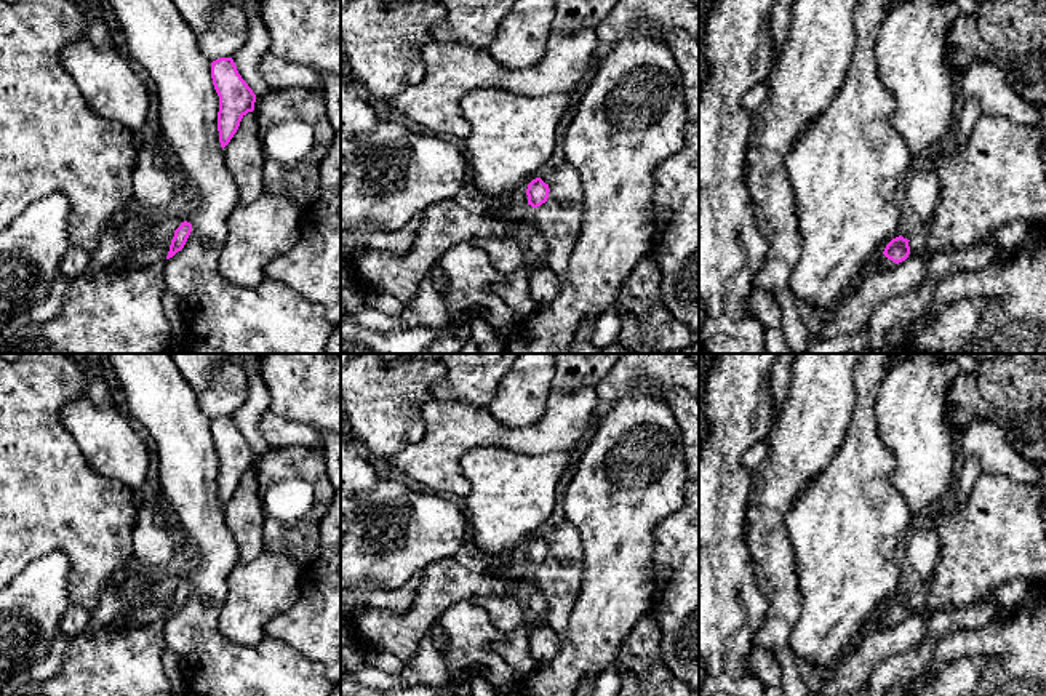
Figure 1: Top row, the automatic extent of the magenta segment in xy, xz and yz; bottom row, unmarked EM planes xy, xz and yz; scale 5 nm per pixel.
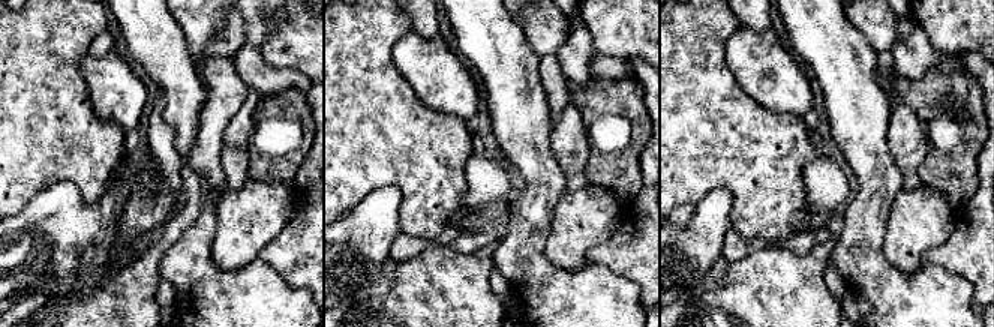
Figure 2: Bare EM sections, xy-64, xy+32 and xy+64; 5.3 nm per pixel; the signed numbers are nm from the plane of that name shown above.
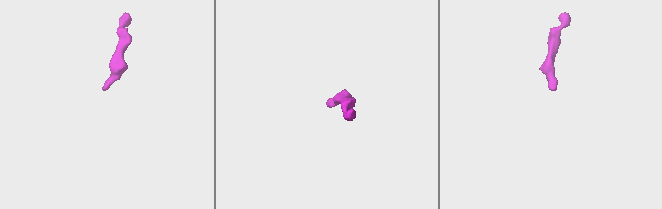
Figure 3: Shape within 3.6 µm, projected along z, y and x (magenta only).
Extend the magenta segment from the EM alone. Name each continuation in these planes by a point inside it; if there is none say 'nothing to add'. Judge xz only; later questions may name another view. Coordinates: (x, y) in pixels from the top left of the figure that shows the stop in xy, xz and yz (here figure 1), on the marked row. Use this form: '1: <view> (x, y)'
nothing to add

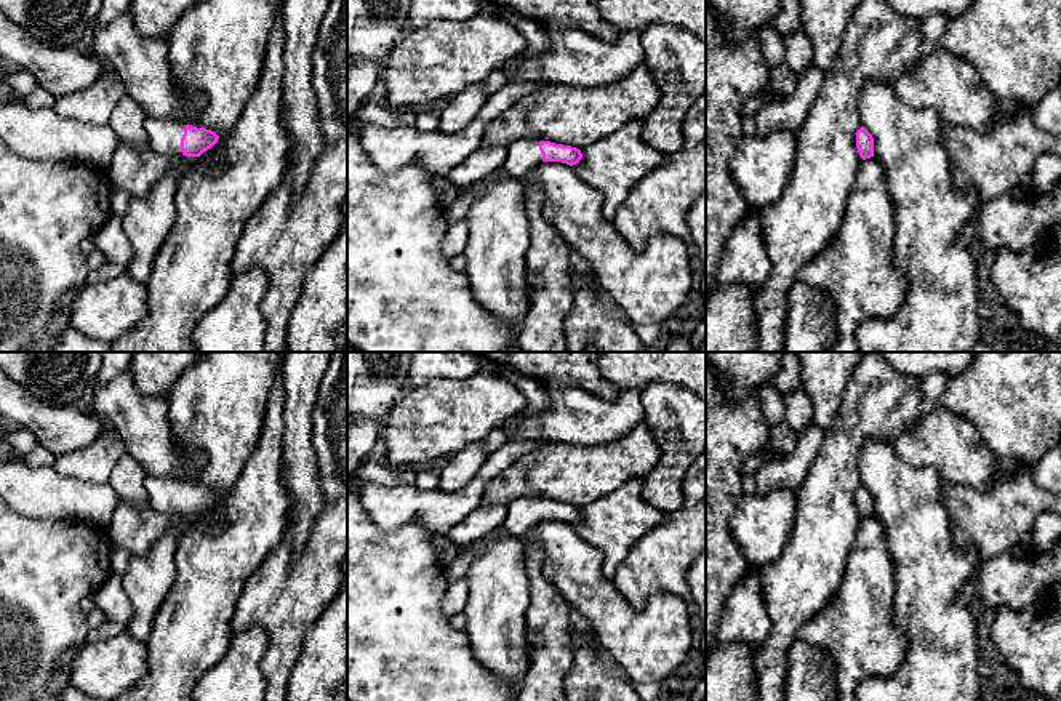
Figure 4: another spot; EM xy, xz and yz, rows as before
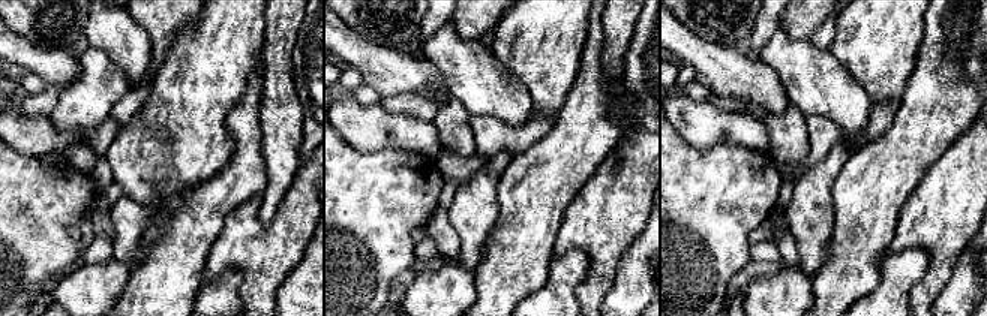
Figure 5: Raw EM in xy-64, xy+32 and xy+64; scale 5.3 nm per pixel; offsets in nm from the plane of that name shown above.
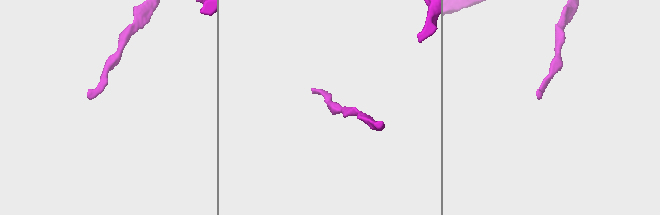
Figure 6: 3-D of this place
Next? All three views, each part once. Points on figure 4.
1: xy (164, 135)

